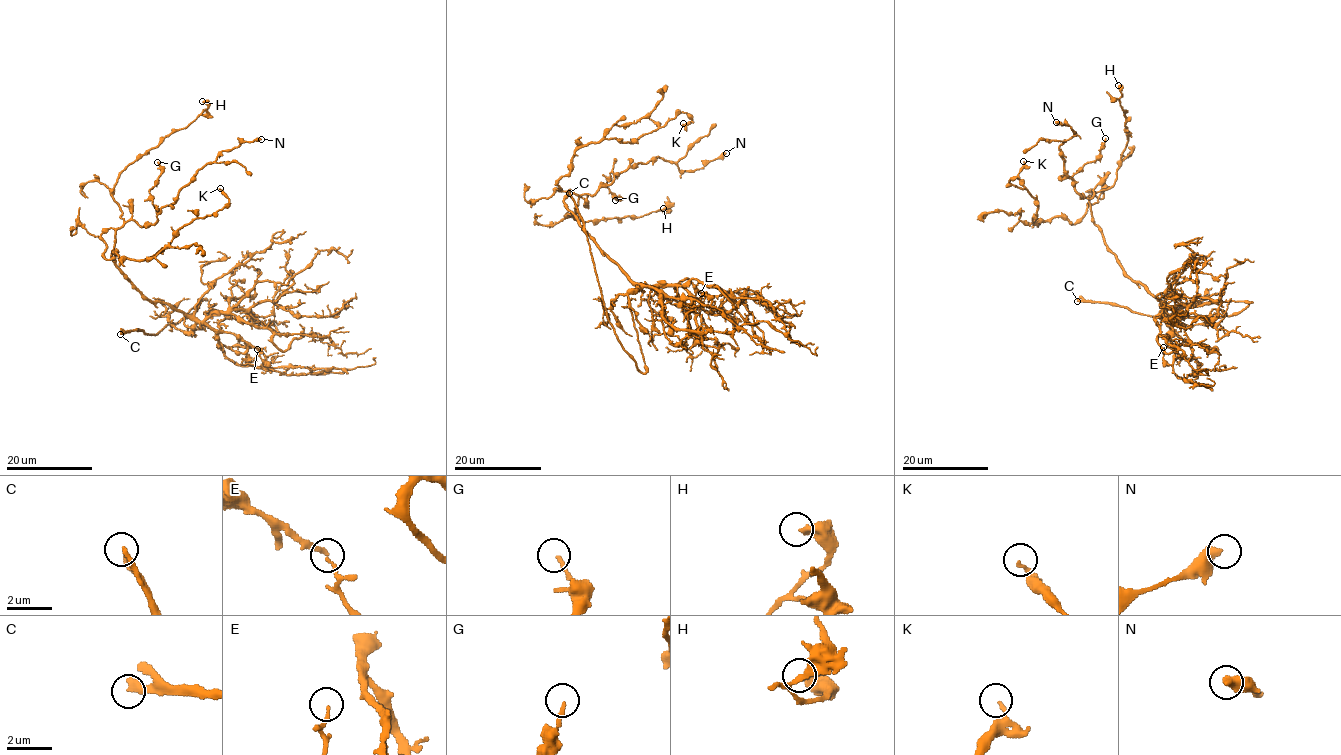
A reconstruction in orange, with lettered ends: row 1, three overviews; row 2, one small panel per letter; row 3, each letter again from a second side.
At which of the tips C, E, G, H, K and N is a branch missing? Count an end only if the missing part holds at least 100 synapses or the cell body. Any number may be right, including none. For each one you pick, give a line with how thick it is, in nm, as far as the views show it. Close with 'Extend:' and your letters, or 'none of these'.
C: 260 nm thick
Extend: C

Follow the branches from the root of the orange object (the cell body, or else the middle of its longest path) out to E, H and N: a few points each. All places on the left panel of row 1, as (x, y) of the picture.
E: (159, 302), (169, 303), (215, 330), (238, 335), (260, 350), (268, 364), (257, 349)
H: (159, 302), (142, 294), (111, 256), (124, 219), (113, 187), (130, 164), (192, 122), (207, 107), (202, 101)
N: (159, 302), (116, 265), (115, 232), (131, 219), (153, 224), (222, 151), (261, 139)

